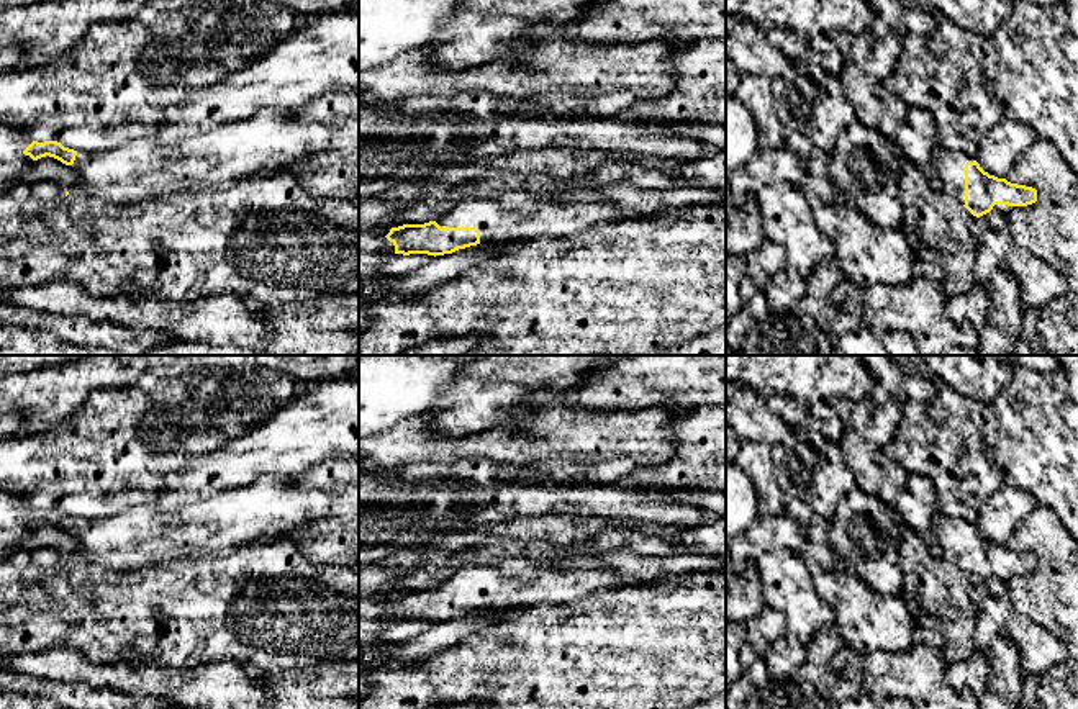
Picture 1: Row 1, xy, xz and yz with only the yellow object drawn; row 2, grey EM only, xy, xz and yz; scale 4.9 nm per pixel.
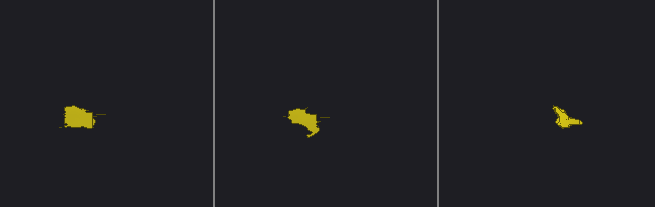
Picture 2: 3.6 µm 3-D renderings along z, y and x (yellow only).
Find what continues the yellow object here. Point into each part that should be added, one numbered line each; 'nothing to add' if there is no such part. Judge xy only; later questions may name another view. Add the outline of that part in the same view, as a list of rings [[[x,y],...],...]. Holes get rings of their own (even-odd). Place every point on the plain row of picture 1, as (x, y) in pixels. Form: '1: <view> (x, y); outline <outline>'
1: xy (140, 536); outline [[[262,475],[254,483],[228,488],[206,498],[190,501],[174,511],[156,504],[126,508],[108,517],[77,517],[72,531],[79,549],[72,563],[97,563],[108,570],[128,571],[177,558],[228,555],[239,545],[269,540],[279,534],[290,535],[321,519],[334,503],[336,491],[295,485]]]

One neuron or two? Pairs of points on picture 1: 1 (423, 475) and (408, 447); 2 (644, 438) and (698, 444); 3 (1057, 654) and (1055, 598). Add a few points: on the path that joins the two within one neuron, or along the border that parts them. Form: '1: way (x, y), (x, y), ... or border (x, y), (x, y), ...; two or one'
1: border (456, 459), (421, 460), (405, 465); two
2: border (672, 456), (659, 464), (636, 469); two
3: border (1024, 614), (1060, 637); two

